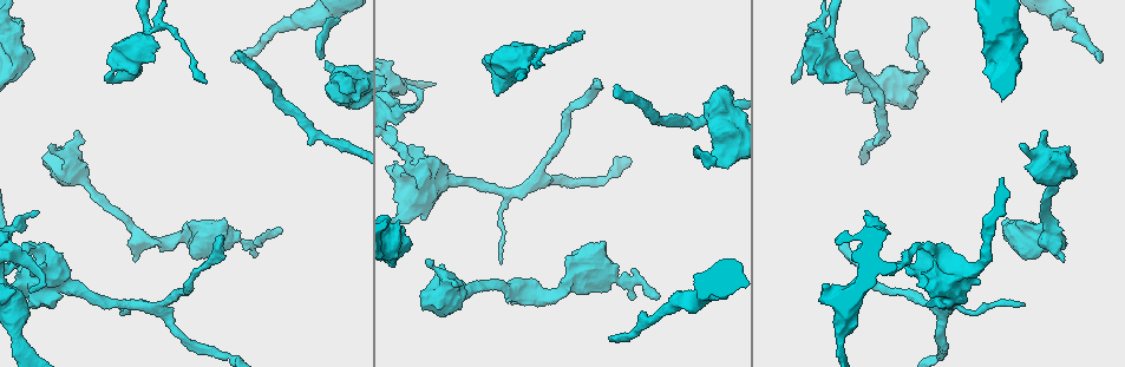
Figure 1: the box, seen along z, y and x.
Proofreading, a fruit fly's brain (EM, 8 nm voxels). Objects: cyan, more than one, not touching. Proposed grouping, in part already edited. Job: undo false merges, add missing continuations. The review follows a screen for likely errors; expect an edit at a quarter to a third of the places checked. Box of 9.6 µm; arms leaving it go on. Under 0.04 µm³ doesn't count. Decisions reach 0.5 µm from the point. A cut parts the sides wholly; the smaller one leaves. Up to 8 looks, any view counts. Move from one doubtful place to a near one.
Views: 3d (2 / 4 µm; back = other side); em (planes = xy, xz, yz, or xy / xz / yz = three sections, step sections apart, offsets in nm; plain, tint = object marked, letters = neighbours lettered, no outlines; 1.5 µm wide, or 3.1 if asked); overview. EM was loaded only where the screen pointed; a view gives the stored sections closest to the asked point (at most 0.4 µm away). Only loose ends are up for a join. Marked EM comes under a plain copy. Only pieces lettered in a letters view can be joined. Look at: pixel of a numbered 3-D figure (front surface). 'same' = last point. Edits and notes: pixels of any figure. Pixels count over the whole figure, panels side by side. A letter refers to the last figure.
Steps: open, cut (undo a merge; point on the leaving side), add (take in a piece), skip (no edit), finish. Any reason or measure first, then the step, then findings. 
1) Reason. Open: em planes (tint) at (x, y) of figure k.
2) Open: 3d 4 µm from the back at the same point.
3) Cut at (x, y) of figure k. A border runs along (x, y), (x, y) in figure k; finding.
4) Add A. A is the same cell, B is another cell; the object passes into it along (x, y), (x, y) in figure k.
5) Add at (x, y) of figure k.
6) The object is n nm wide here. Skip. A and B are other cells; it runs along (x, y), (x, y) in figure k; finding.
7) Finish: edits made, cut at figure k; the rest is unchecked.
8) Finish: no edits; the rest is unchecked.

Branch stops here. Open: 3d 2 µm from the back at (233, 61) of figure 1.

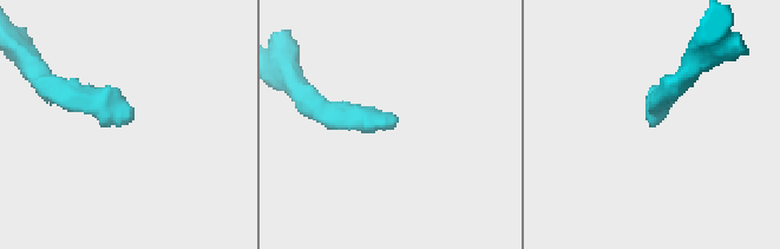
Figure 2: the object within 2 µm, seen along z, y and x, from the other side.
Open: em planes (letters) at (653, 123) of figure 2.

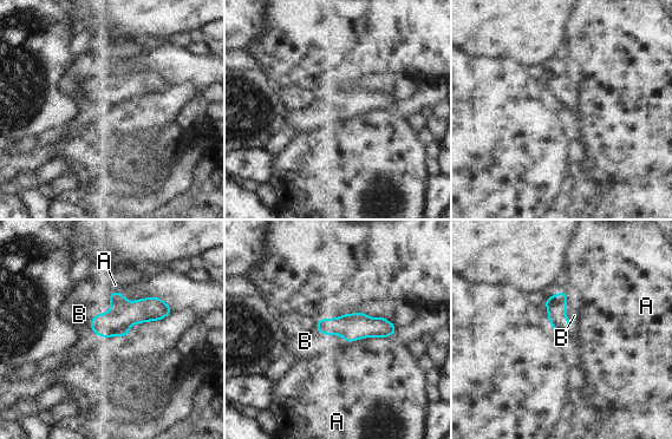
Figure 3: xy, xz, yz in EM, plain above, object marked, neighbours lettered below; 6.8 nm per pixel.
The longest contact is with A, 340 nm. Add at (79, 314) of figure 3. B is the same cell, A is another cell; the object passes into it along (124, 314), (102, 313), (79, 314) in figure 3; the neuron continues.

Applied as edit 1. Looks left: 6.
Open: overview.

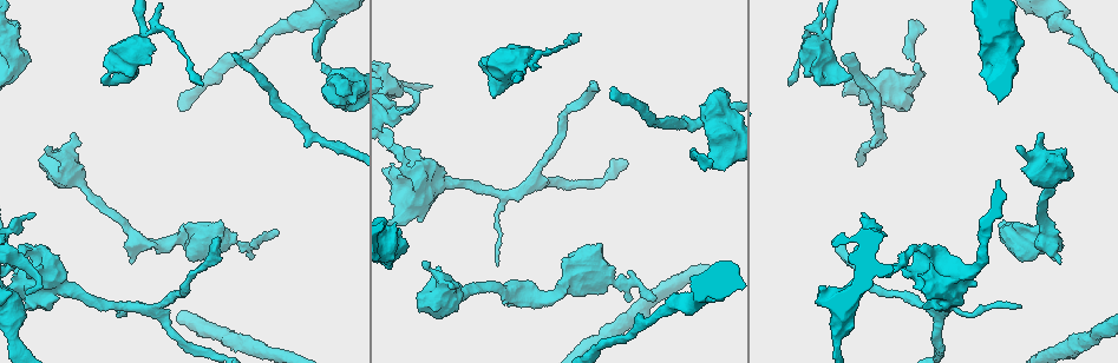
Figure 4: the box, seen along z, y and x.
Branch stops here. Open: em planes (letters) at (841, 57) of figure 4.

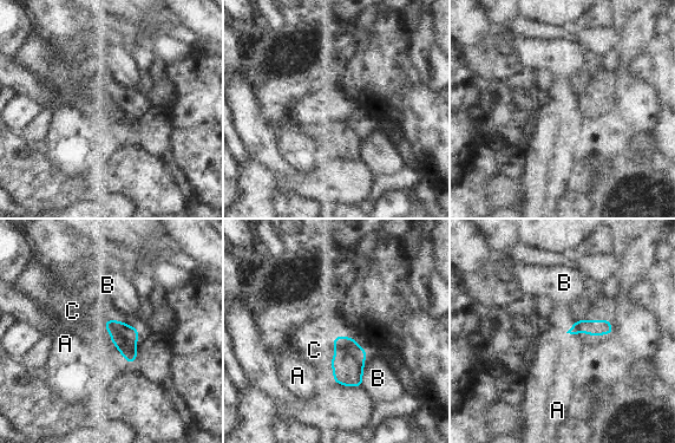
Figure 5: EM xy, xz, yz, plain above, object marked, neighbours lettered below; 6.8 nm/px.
Add at (72, 311) of figure 5. C is the same cell, A and B are other cells; it goes on there.

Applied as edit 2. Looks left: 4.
Redraw. Open: overview.

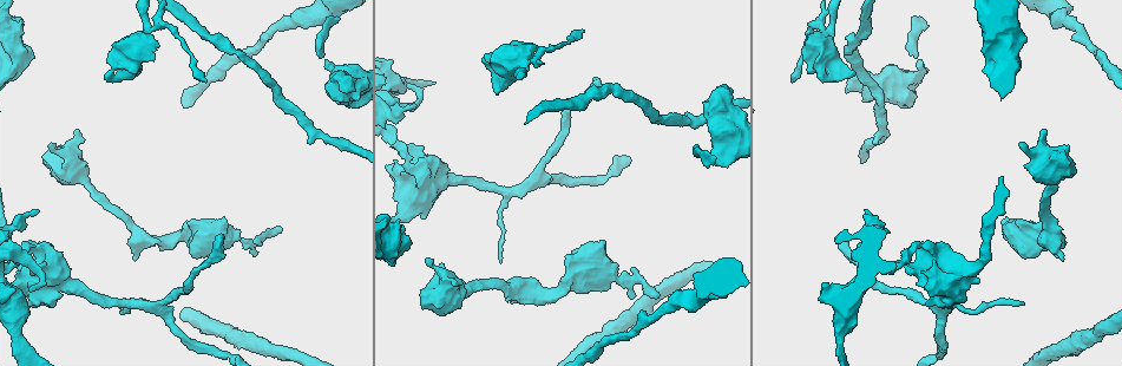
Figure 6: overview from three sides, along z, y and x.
Branch stops here. Open: 3d 4 µm at (917, 19) of figure 6.

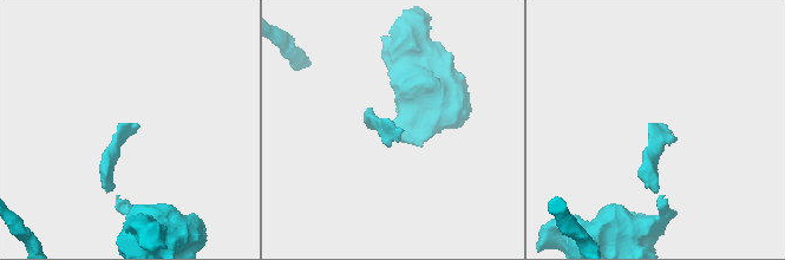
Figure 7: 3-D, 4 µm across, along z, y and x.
Open: em planes (letters) at (137, 125) of figure 7.

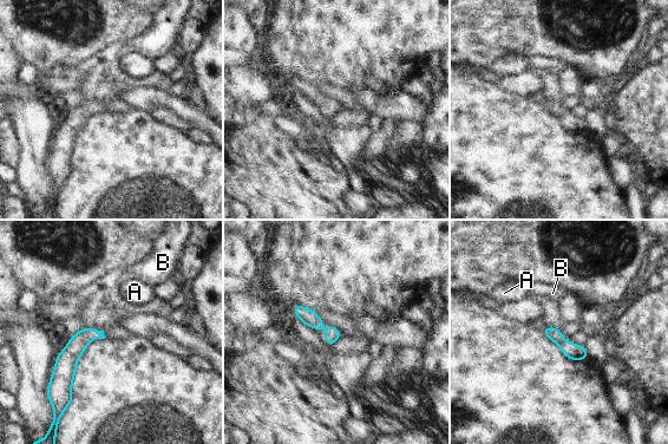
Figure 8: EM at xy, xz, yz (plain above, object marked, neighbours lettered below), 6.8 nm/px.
Add at (548, 295) of figure 8. B is the same cell, A is another cell; the object passes into it along (571, 351), (552, 328), (548, 295) in figure 8; the neuron continues.

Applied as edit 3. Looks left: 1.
Finish: edits made, add at figure 3, add at figure 5, add at figure 8; the rest is unchecked.

